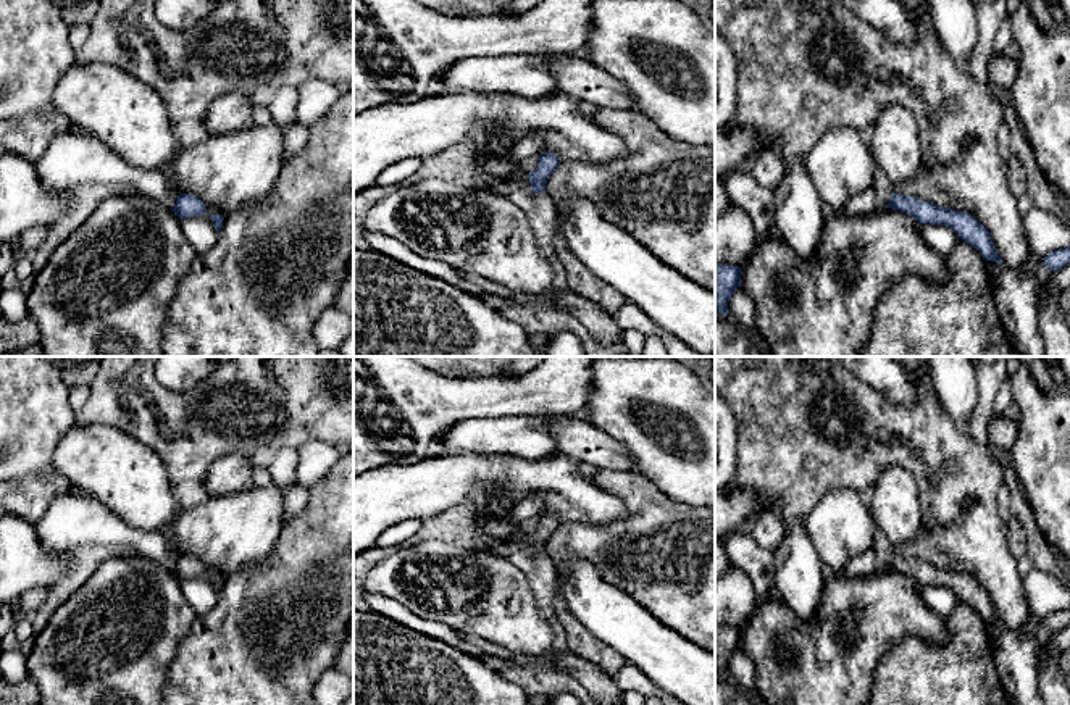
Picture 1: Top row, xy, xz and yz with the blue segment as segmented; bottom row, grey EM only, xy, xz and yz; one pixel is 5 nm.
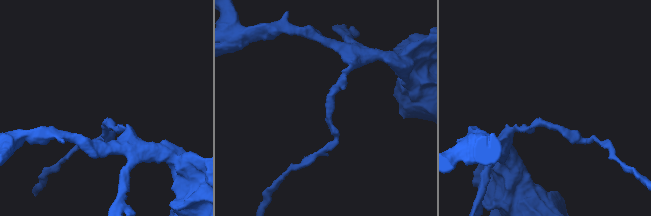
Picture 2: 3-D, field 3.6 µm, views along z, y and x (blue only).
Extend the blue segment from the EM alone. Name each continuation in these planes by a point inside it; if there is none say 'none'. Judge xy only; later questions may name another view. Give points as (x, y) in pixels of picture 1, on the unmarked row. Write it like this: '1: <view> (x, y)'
none

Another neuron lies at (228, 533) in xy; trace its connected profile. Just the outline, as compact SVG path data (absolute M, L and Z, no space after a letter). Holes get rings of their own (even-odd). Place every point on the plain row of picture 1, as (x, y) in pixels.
M273 484L182 507L163 534L173 534L181 555L200 560L210 576L226 578L265 558L284 526L284 500Z

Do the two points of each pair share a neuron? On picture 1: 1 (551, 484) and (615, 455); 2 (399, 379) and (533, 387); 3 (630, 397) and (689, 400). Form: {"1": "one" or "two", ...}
{"1": "two", "2": "one", "3": "one"}

